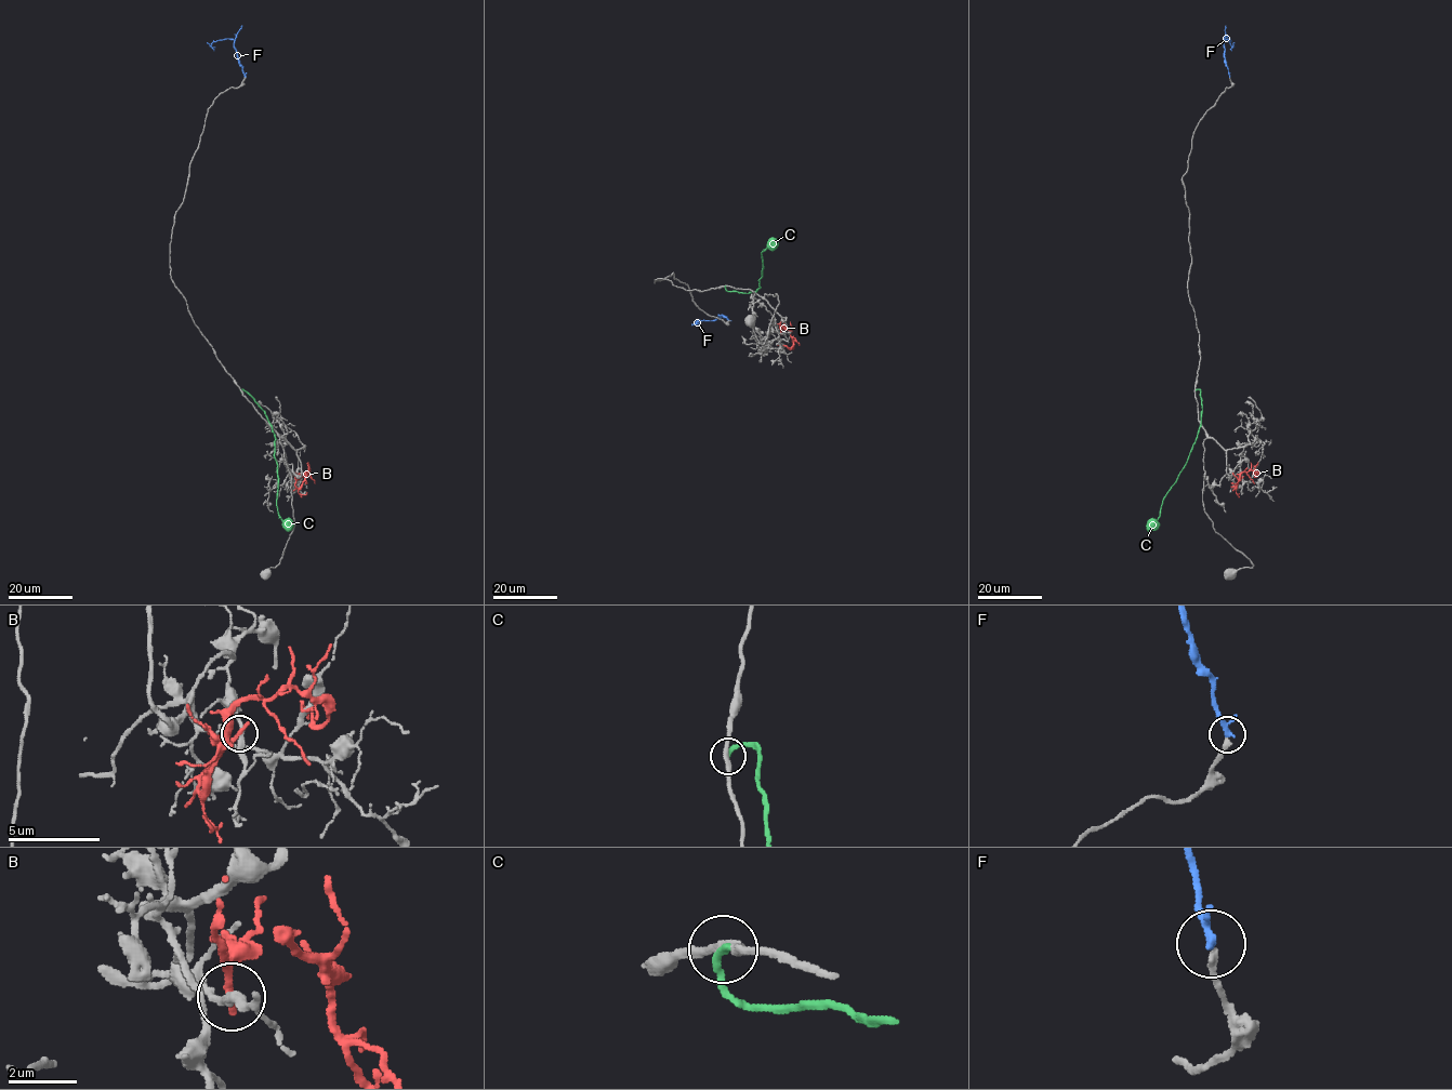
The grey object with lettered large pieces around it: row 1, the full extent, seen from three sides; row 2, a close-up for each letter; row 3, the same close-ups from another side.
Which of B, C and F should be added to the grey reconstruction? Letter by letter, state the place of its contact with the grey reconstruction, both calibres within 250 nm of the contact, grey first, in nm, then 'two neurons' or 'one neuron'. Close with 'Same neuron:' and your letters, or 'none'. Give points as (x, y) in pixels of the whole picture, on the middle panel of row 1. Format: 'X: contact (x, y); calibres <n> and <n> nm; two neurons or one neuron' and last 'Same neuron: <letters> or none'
B: contact (781, 333); calibres 200 and 240 nm; two neurons
C: contact (725, 286); calibres 280 and 260 nm; two neurons
F: contact (729, 320); calibres 200 and 190 nm; two neurons
Same neuron: none

